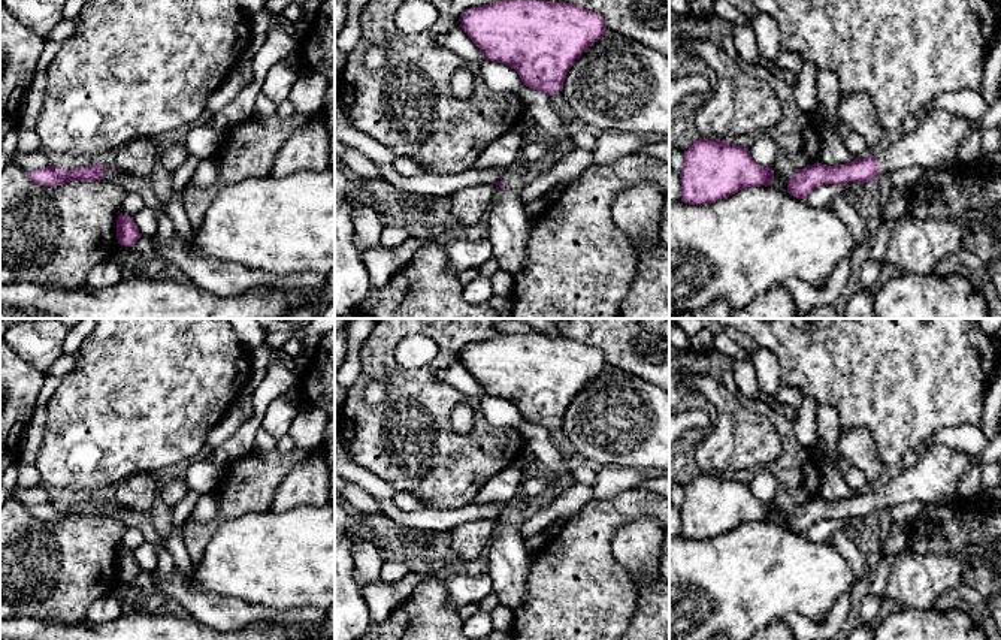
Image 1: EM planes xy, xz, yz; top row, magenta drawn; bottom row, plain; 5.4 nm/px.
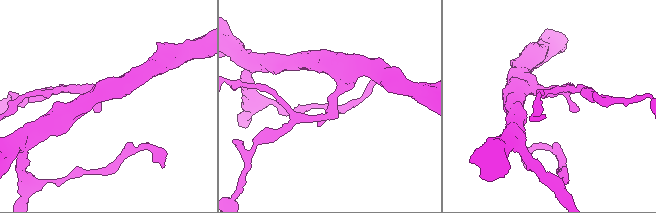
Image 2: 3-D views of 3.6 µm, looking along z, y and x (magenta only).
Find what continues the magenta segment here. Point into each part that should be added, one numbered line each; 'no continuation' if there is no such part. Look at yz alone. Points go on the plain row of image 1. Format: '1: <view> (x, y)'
1: yz (934, 479)

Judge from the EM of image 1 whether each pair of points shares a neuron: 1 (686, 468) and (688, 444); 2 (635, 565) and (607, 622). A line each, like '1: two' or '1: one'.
1: one
2: two

